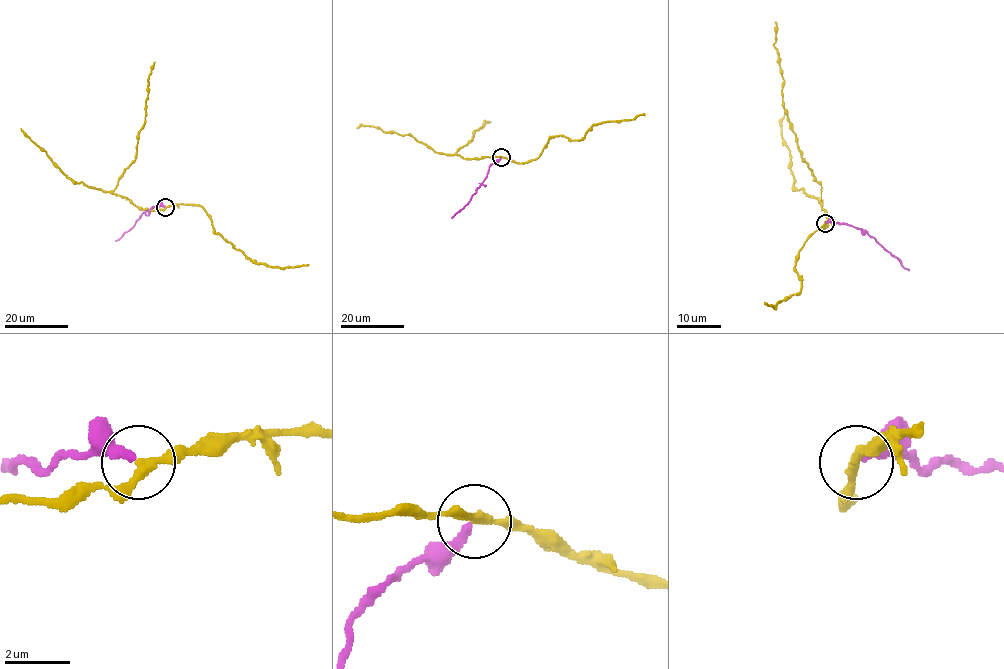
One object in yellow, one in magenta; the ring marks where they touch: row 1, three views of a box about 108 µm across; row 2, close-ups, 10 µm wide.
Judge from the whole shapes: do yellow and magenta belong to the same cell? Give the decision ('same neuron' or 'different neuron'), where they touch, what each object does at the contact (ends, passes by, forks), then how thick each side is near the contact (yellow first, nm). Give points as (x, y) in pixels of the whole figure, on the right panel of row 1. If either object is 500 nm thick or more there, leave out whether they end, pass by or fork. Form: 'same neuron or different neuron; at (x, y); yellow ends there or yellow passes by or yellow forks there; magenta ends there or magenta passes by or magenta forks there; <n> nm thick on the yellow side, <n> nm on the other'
different neuron; at (825, 223); yellow passes by; magenta ends there; 240 nm thick on the yellow side, 240 nm on the other

